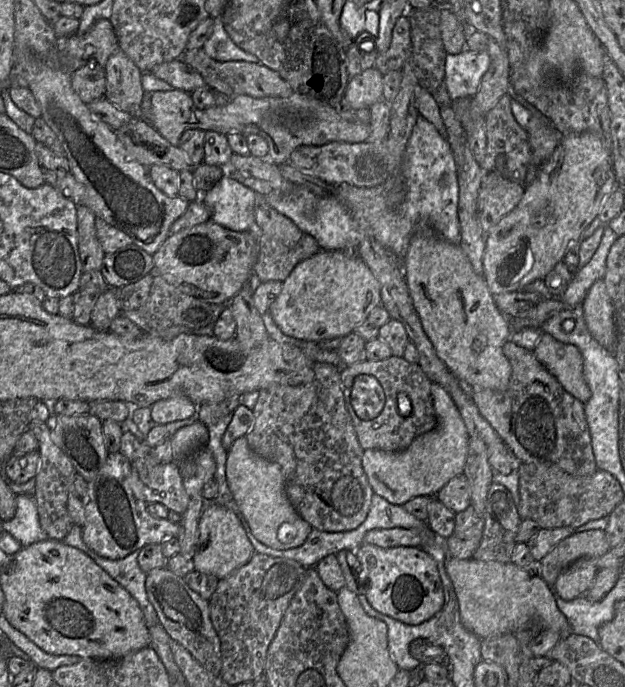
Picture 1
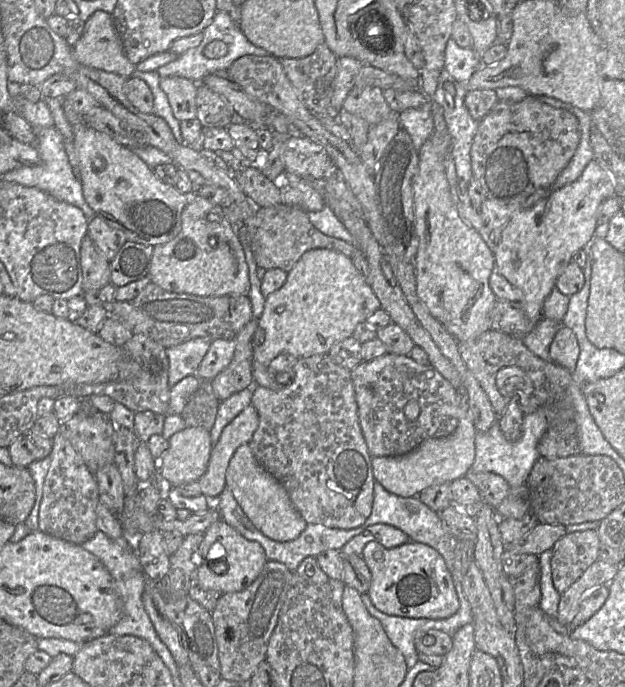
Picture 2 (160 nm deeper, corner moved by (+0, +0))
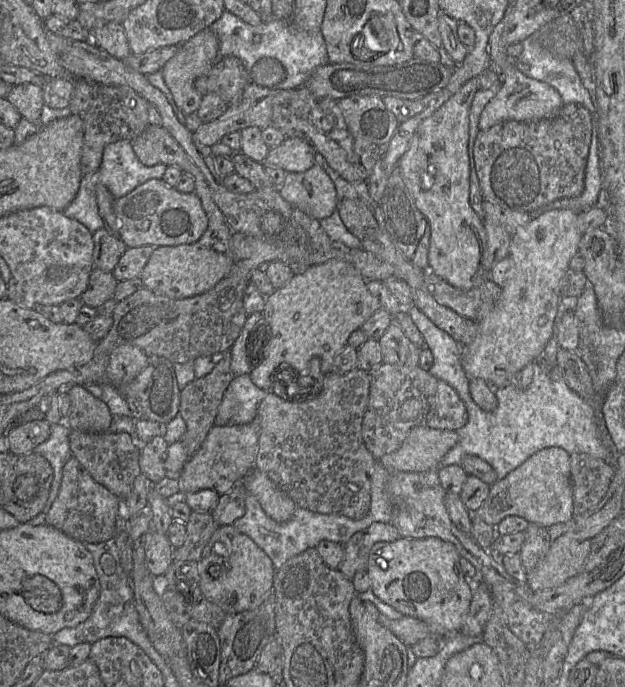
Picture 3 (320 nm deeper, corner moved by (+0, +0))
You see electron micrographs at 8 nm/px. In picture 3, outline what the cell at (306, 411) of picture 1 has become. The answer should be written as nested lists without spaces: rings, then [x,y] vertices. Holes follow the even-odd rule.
[[[355,368],[347,373],[338,374],[329,372],[324,375],[323,388],[321,392],[313,398],[292,398],[285,399],[272,391],[262,399],[258,406],[258,416],[260,418],[260,436],[258,441],[258,451],[256,457],[256,469],[264,472],[282,491],[290,496],[297,506],[320,514],[338,514],[347,516],[354,520],[360,520],[366,516],[371,503],[371,480],[375,471],[376,459],[366,447],[362,437],[362,422],[364,412],[368,404],[370,392],[369,372]]]

